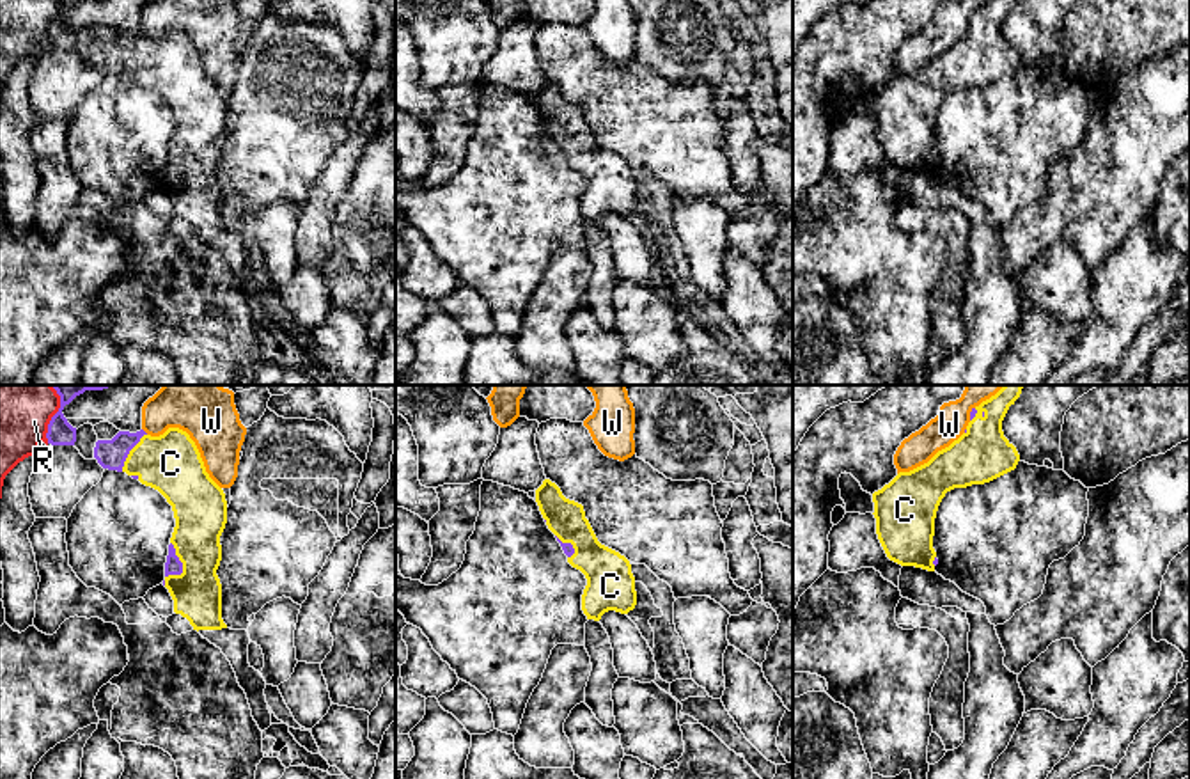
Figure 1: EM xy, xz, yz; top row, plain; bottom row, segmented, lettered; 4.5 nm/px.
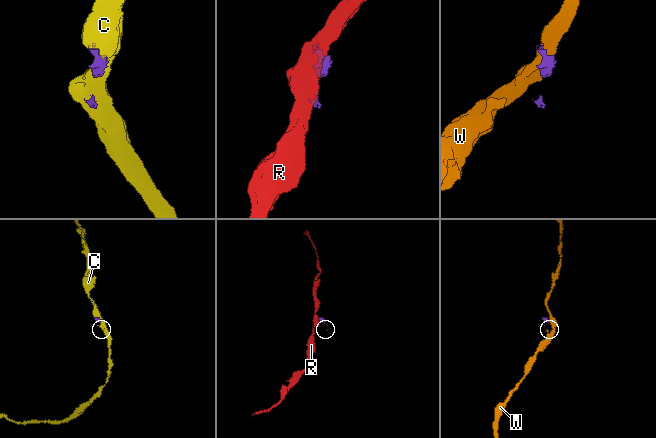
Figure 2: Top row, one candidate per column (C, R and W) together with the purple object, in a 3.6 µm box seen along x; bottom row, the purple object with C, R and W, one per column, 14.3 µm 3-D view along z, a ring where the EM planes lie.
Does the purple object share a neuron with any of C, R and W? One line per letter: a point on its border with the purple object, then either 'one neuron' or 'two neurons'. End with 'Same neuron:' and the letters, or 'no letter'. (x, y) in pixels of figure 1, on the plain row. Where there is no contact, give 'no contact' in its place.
C: xy (181, 167) | one neuron
R: xy (50, 23) | two neurons
W: xy (144, 34) | two neurons
Same neuron: C

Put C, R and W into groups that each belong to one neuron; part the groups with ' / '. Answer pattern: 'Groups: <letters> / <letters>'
Groups: C / R / W

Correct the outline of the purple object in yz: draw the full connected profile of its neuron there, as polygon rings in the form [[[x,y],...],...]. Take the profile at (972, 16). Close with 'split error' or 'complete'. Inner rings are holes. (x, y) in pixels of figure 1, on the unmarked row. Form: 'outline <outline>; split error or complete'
outline [[[1016,2],[983,4],[972,11],[958,43],[873,96],[876,137],[890,163],[935,174],[935,121],[945,96],[990,85],[1016,71],[1020,57],[1002,34],[1002,23]]]; split error

